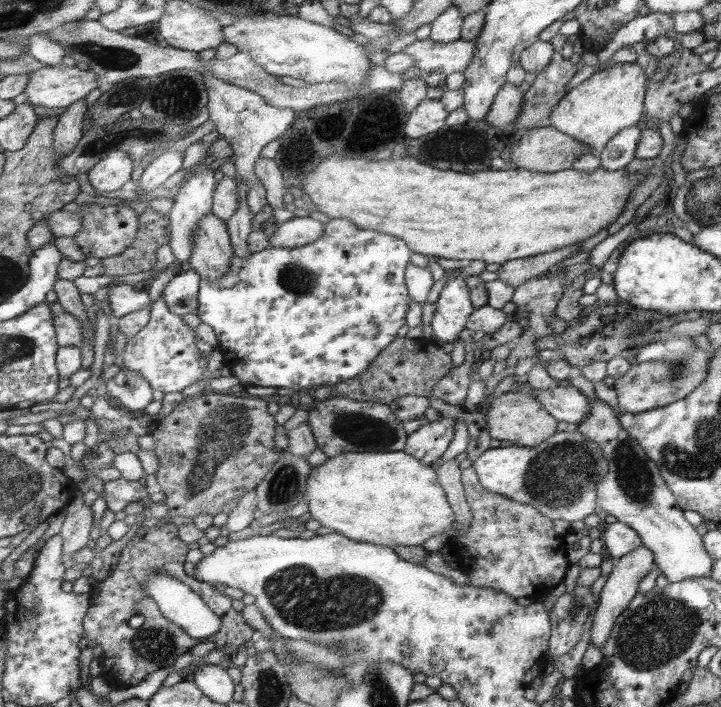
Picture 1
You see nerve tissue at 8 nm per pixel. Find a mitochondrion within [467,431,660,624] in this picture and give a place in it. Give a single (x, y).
(551, 476)

